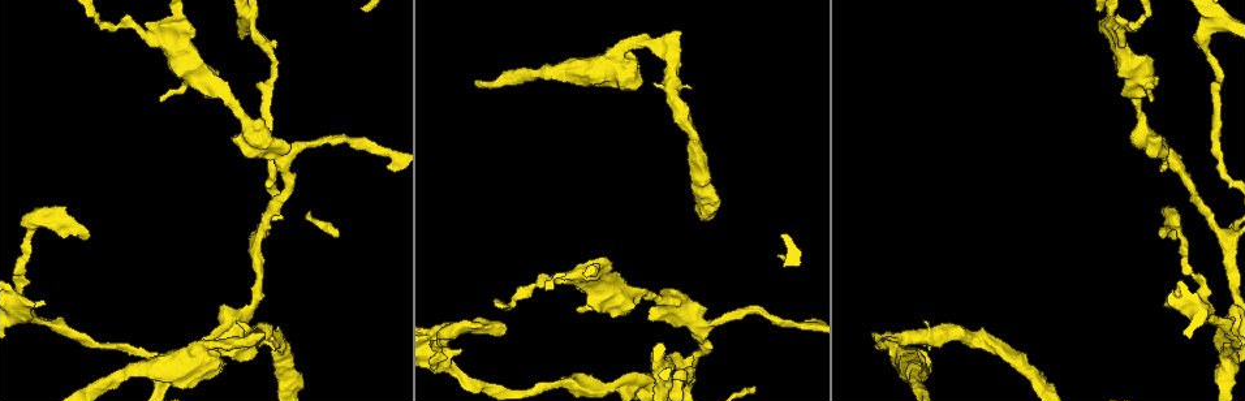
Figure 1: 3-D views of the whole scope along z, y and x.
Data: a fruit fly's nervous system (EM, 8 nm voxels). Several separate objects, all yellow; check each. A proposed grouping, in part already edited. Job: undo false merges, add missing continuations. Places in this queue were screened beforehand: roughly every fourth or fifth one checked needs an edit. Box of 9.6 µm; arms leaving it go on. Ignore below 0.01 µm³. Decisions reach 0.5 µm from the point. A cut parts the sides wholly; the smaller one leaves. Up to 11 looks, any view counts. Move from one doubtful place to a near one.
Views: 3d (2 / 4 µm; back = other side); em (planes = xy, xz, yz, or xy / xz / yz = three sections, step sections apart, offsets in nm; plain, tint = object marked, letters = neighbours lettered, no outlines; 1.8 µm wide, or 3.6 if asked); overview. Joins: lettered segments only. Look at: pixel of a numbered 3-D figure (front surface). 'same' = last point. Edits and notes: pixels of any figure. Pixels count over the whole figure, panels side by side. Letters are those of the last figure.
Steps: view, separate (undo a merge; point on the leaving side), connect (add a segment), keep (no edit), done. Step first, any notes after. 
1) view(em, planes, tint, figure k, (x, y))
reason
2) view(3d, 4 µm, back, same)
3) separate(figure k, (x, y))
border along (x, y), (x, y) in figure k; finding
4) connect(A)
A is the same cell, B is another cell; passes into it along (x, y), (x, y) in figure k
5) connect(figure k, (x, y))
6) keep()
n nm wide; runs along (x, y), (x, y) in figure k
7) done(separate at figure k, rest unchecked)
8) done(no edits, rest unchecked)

view(3d, 2 µm, figure 1, (506, 327))
an open end

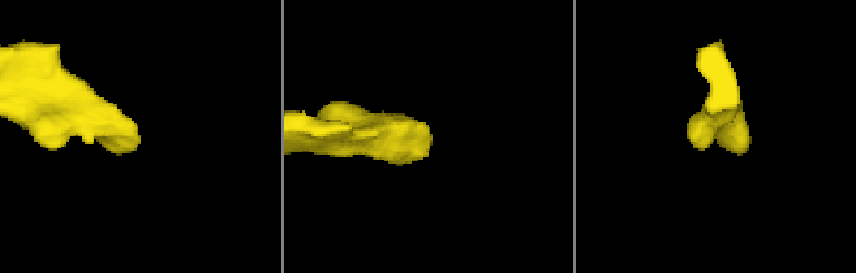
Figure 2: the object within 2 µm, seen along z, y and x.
view(em, xz, step 4, tint, figure 2, (731, 144))
shape alone is not enough

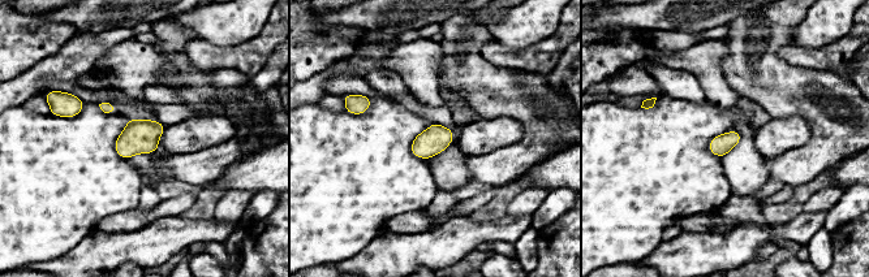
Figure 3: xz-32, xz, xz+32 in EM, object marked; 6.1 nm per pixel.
view(em, planes, letters, same)

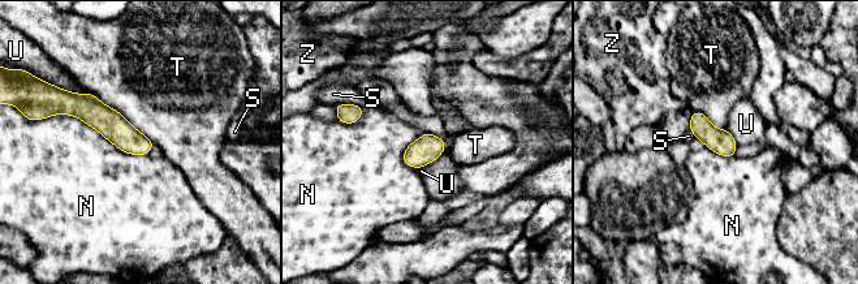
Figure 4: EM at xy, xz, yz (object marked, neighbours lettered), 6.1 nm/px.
keep()
N touches over 650 nm; N, S, T, U and Z are other cells; runs along (69, 106), (87, 107), (146, 150) in figure 4; none of them fits

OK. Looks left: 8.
view(3d, 2 µm, figure 1, (582, 385))
three arms meet

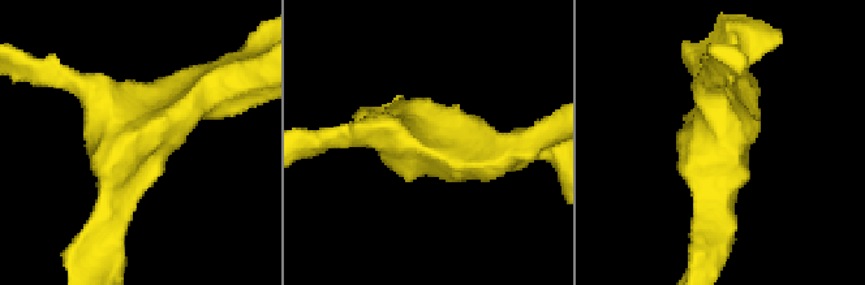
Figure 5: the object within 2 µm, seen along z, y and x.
view(em, planes, plain, figure 5, (722, 132))
3 arms; shape alone is not enough

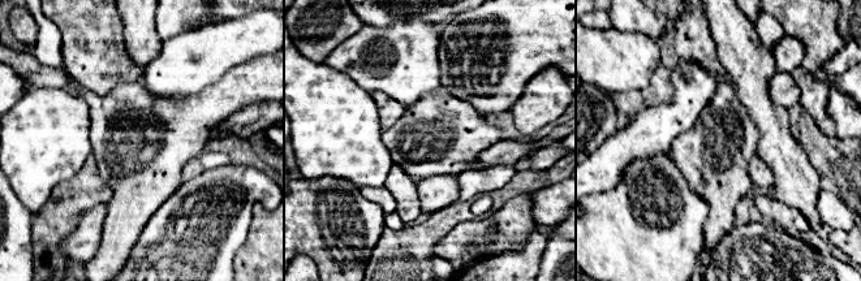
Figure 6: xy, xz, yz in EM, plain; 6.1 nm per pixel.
view(em, planes, letters, same)
see the neighbours

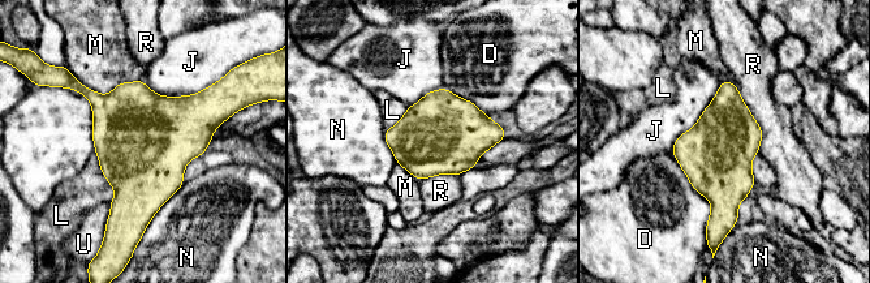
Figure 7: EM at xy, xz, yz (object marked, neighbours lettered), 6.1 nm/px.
keep()
440 nm wide; J touches over 550 nm; D, J, L, M, N, R and U are other cells; all the same neuron

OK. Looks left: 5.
view(em, xy, step 4, tint, figure 1, (246, 14))

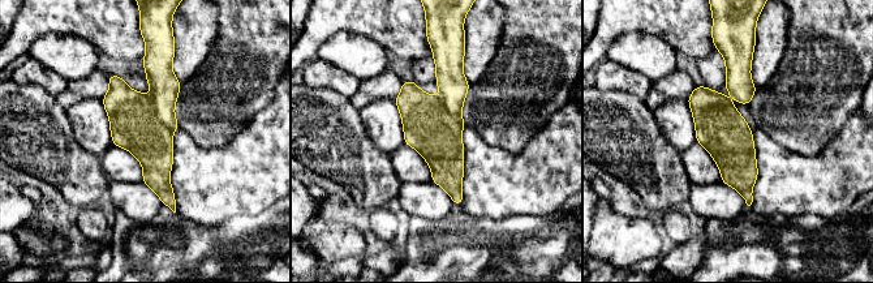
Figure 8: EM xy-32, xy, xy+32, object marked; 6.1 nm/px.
view(em, planes, letters, same)
another direction

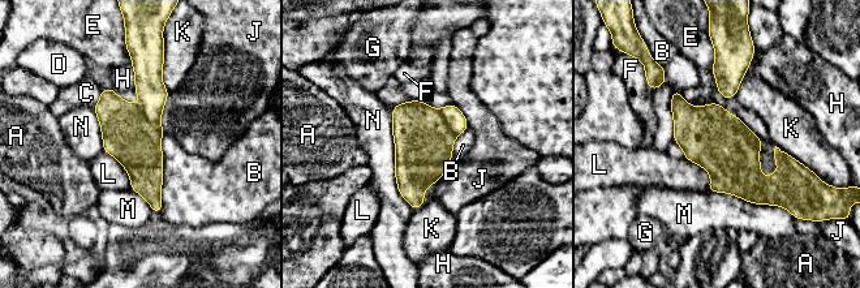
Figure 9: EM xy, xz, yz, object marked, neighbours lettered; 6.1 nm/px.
keep()
A, B, C, D, E, F, G, H, J, K, L, M and N are other cells; border along (103, 150), (127, 171), (130, 188) in figure 9; continuous, no second neuron

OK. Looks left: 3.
view(3d, 4 µm, figure 1, (202, 353))
sudden change in width

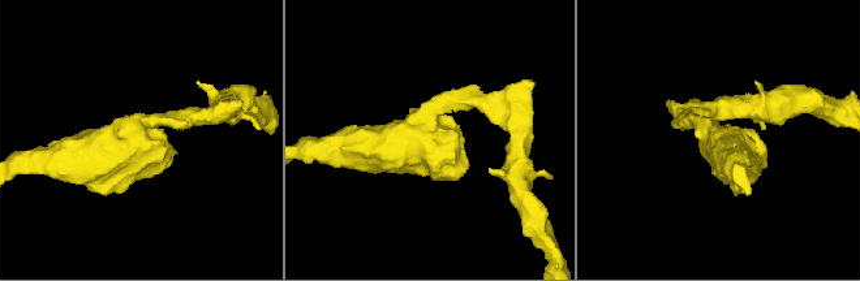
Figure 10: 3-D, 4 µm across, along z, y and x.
view(em, yz, step 8, tint, figure 10, (708, 136))

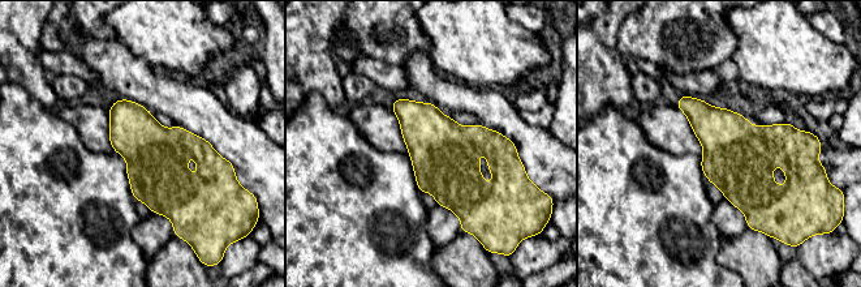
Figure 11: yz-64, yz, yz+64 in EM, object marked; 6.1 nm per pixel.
view(em, planes, letters, same)
another direction

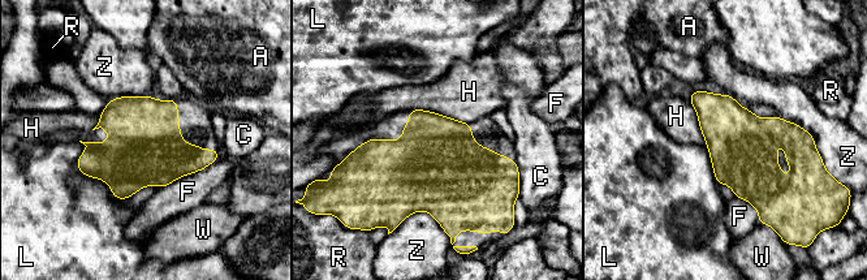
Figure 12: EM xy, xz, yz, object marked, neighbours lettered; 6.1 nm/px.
keep()
420 nm wide; A, C, F, H, L, R, W and Z are other cells; border along (78, 141), (76, 166), (123, 201) in figure 12; one neuron here

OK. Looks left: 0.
done(no edits, rest unchecked)

